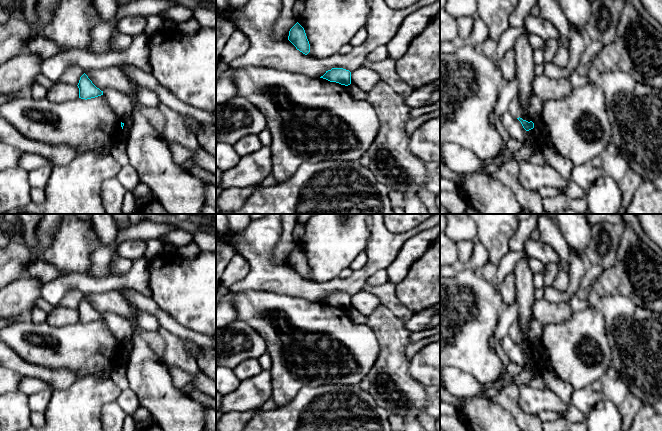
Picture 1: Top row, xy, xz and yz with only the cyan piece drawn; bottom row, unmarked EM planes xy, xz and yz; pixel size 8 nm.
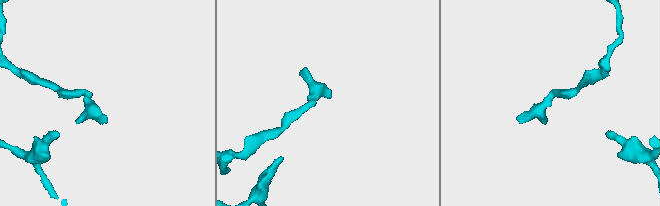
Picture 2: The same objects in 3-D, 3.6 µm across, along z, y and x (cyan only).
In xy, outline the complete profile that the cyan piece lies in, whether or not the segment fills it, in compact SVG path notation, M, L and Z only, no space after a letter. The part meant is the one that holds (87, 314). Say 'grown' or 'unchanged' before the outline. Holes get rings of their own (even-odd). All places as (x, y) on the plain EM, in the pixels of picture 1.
unchanged | M84 297L78 307L79 312L79 322L81 323L91 323L103 319L103 315L97 312L88 300Z

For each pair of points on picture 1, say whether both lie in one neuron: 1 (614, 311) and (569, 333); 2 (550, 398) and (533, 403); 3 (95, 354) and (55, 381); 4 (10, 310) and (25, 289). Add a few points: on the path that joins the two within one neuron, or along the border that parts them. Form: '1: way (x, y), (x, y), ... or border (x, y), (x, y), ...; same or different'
1: border (598, 308), (602, 314), (605, 336), (608, 339); different
2: way (546, 399), (537, 400); same
3: border (50, 367), (69, 367), (80, 377); different
4: way (10, 305), (21, 294); same

